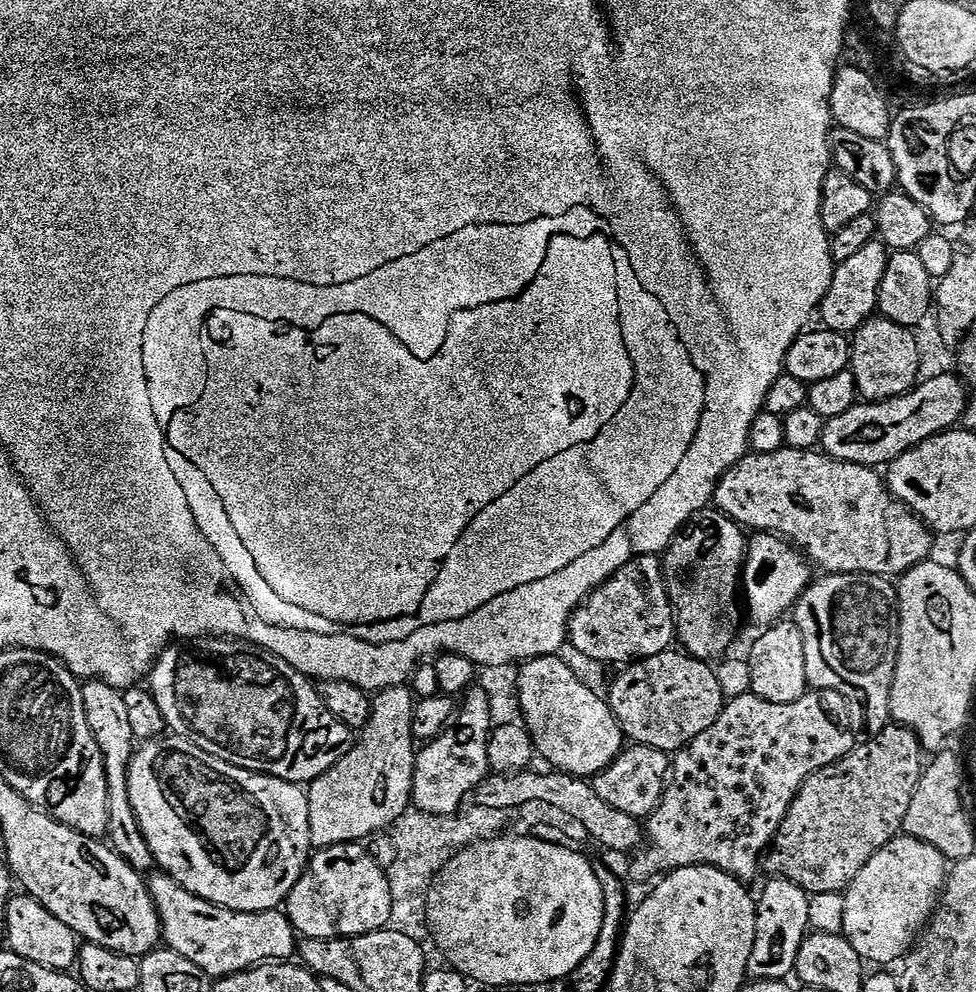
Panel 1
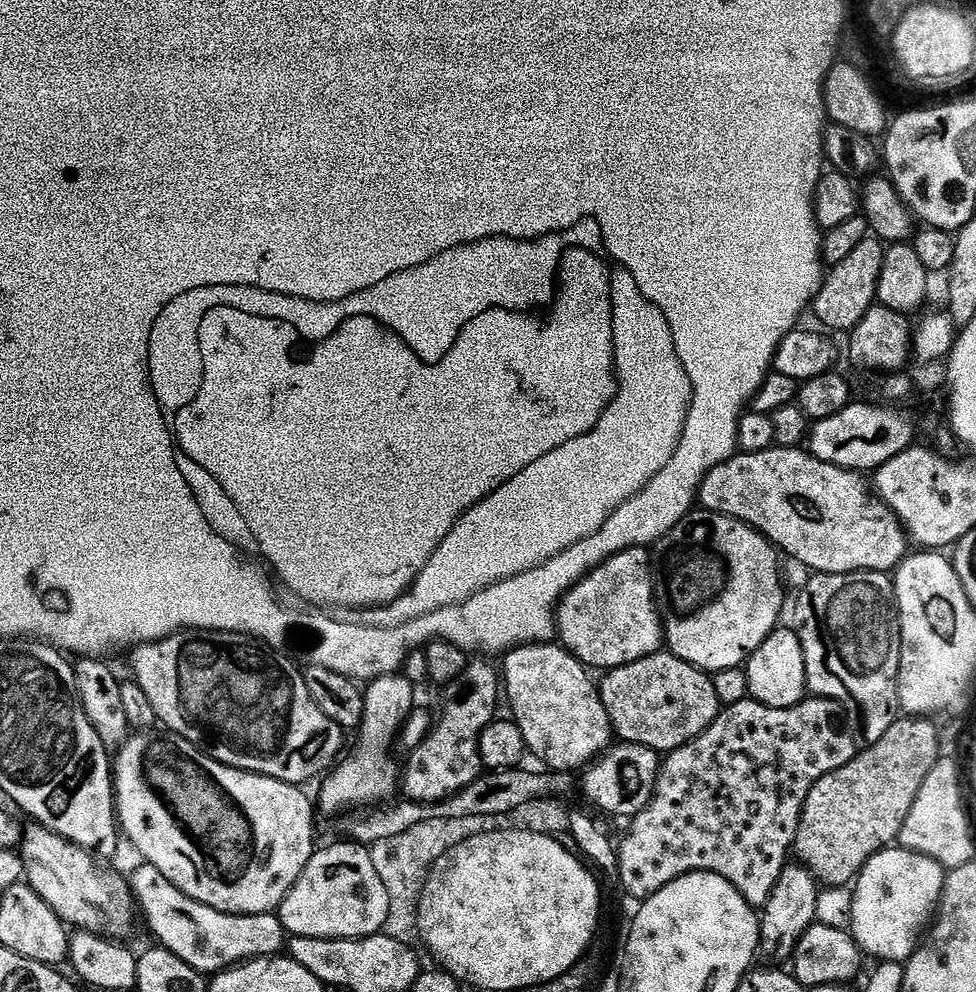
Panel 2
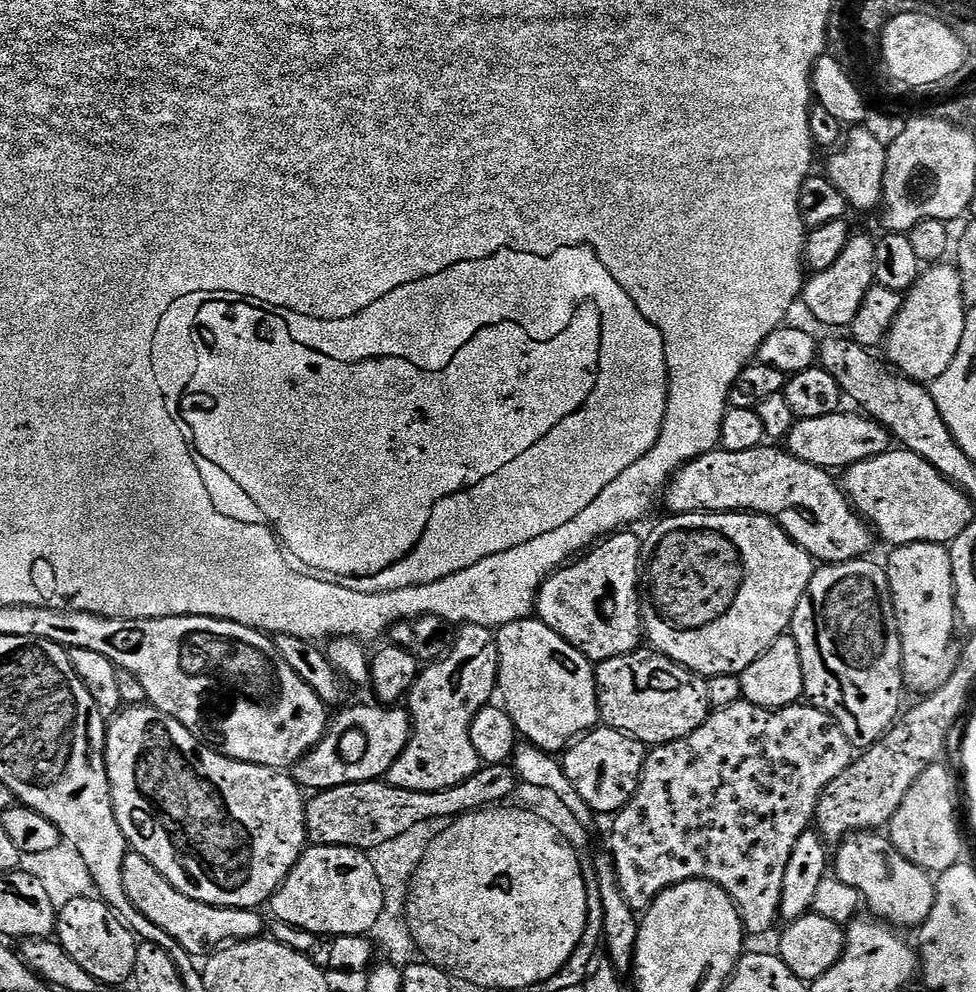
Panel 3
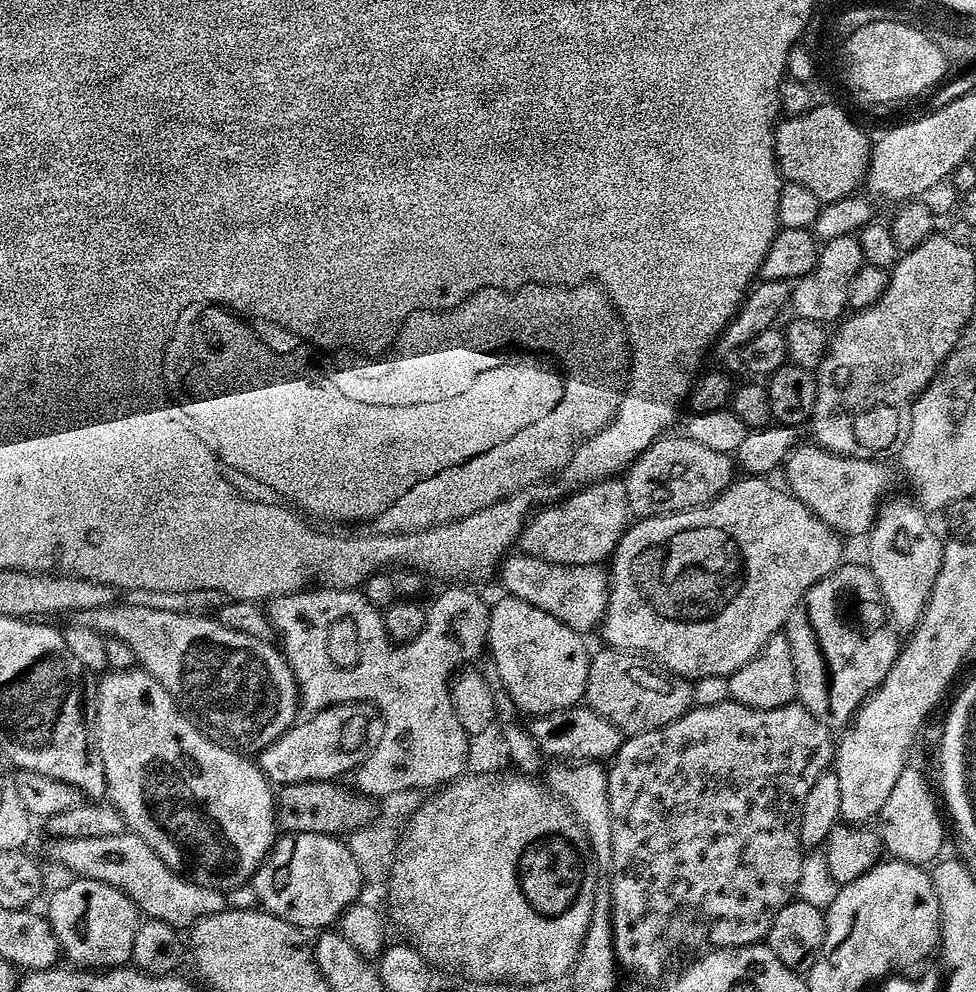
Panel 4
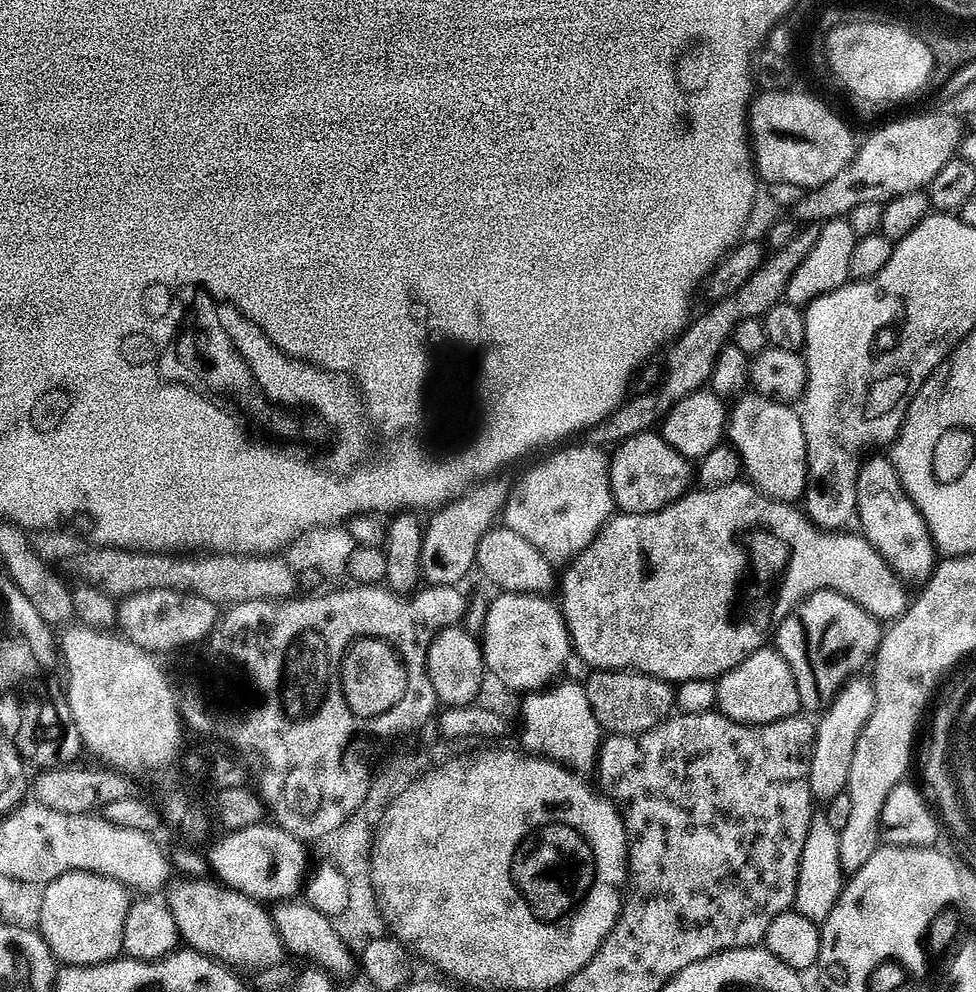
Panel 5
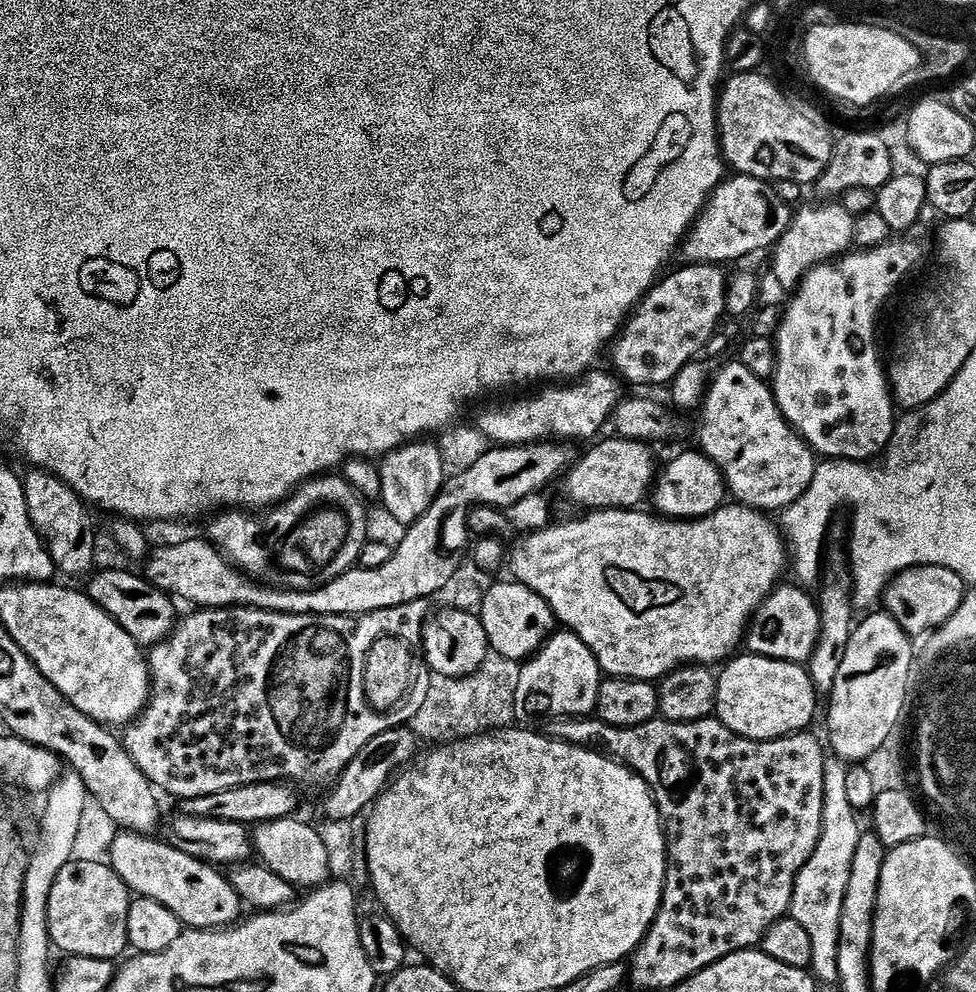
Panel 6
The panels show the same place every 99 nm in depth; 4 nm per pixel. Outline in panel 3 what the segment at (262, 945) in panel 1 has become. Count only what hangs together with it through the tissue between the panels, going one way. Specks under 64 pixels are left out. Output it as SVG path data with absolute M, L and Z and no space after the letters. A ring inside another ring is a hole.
M129 851L124 857L124 885L130 902L148 919L153 929L165 932L178 947L192 956L207 957L213 950L219 949L225 942L258 940L265 935L266 924L259 911L251 908L219 908L206 902L186 898L146 858L137 852Z

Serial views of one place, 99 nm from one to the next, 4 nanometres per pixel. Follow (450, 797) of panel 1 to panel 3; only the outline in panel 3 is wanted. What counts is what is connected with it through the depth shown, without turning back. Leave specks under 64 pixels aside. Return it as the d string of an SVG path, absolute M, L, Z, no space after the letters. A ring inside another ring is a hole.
M463 625L455 633L454 643L448 654L435 663L429 663L416 679L420 681L420 688L412 688L406 697L406 708L411 719L411 736L401 756L389 769L386 780L387 783L402 790L415 792L446 790L450 786L458 786L458 782L466 782L466 778L479 772L482 767L478 750L474 750L474 742L470 742L470 726L476 715L493 703L492 695L495 697L498 692L500 655L496 632L484 626Z

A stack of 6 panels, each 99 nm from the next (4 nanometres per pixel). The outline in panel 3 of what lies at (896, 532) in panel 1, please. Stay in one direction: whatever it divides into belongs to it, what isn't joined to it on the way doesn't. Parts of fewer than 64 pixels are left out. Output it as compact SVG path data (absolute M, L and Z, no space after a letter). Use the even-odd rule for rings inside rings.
M761 446L741 452L717 450L691 460L683 468L678 469L666 485L663 496L665 494L664 504L669 508L667 511L672 514L698 511L755 512L776 521L797 546L808 552L813 561L841 564L847 560L867 557L871 553L868 551L872 548L873 529L853 508L851 501L845 496L843 487L837 481L836 484L832 481L833 473L827 468L819 468L800 461L787 450L779 452L776 448L779 447Z

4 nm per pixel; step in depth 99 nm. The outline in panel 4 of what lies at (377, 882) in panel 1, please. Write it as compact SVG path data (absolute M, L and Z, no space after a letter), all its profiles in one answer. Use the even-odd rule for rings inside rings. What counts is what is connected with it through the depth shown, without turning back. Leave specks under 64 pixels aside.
M302 836L296 840L296 860L280 880L280 900L268 900L263 911L291 924L293 929L332 930L341 923L345 912L360 899L364 882L359 866L347 843L331 836Z

